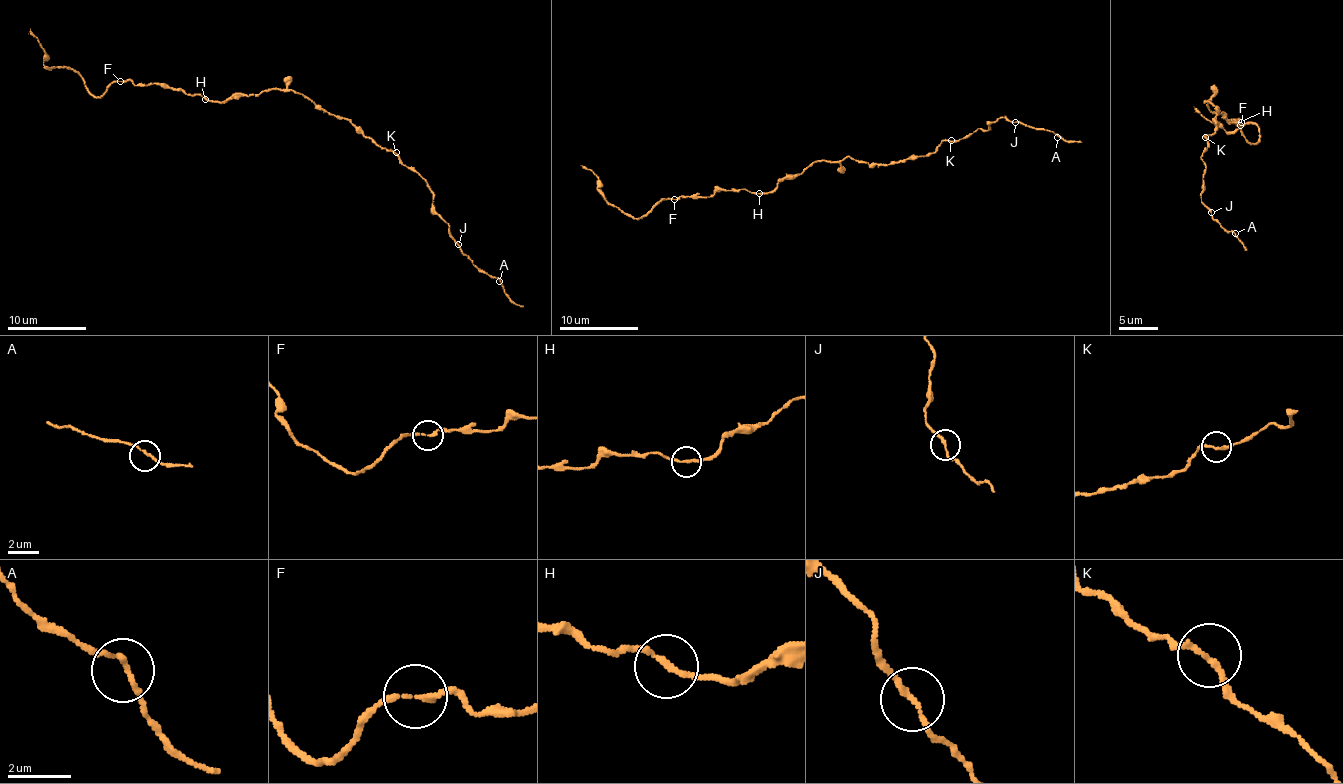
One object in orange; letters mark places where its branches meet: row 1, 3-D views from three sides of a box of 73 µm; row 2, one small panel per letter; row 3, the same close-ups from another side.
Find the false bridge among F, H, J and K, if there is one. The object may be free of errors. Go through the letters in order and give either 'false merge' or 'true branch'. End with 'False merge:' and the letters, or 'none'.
F: true branch
H: true branch
J: true branch
K: true branch
False merge: none

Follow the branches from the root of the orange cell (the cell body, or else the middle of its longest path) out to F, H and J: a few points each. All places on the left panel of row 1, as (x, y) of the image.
F: (288, 90), (261, 91), (229, 97), (221, 103), (160, 84), (121, 82)
H: (288, 90), (261, 91), (229, 97), (221, 103), (205, 99)
J: (288, 90), (349, 120), (392, 151), (427, 184), (433, 211), (458, 245)

